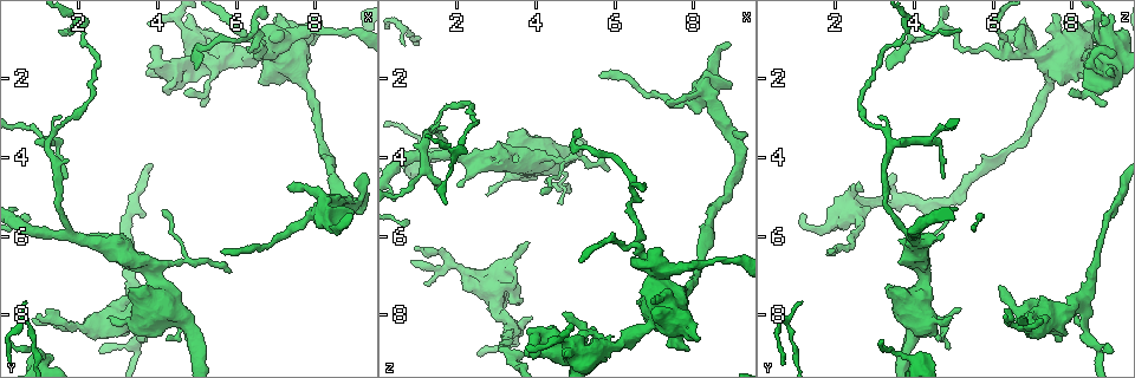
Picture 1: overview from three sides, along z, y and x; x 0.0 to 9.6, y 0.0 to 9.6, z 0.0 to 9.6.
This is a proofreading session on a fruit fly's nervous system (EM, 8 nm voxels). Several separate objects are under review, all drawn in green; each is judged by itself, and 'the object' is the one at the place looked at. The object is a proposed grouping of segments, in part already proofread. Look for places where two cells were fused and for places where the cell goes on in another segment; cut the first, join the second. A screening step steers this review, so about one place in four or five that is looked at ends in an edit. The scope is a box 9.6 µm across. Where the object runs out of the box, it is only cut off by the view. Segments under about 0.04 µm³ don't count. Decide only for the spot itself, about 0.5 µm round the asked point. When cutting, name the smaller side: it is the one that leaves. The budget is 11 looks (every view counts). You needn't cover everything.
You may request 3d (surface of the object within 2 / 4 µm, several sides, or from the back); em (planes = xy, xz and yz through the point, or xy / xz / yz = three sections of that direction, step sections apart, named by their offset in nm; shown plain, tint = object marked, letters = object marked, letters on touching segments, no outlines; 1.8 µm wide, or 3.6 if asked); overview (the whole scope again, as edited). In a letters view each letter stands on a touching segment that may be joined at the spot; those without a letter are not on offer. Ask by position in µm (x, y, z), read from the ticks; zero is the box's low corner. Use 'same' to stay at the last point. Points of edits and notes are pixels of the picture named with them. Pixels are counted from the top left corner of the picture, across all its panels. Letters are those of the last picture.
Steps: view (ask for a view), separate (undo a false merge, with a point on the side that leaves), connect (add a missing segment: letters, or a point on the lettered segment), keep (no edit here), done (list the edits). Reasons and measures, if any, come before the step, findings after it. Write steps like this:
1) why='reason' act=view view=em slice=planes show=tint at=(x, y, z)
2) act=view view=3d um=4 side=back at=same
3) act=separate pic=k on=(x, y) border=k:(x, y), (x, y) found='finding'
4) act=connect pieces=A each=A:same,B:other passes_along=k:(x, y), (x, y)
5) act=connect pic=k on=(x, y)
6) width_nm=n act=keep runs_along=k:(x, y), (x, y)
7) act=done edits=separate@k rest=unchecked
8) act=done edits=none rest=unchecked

why='narrows sharply' act=view view=em slice=planes show=tint at=(1.70, 3.15, 2.80)

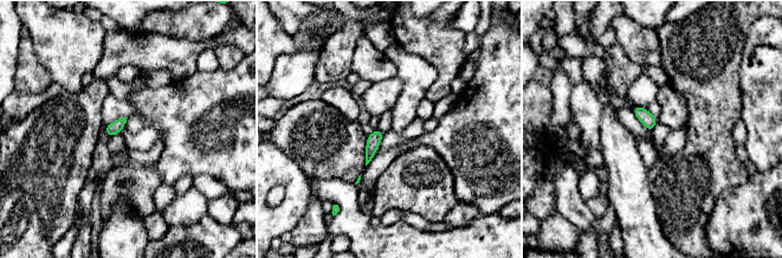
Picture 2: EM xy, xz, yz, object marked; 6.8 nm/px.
why='what lies round it' act=view view=em slice=planes show=letters at=same

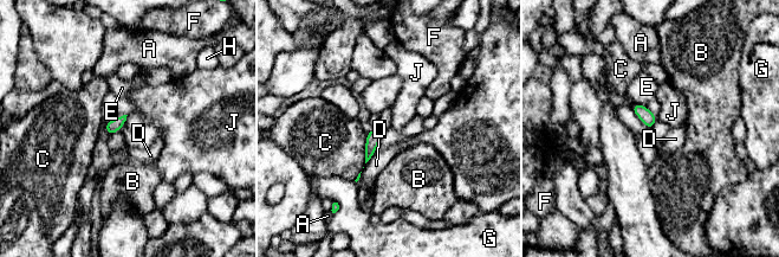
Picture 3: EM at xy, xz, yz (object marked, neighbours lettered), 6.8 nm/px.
longest_contact=C:190nm act=keep each=A:other,B:other,C:other,D:other,E:other,F:other,G:other,H:other,J:other border=3:(128, 115), (124, 123) found='all the same cell'

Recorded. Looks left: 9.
why='closes a loop' act=view view=em slice=planes show=tint at=(3.00, 6.55, 3.70)

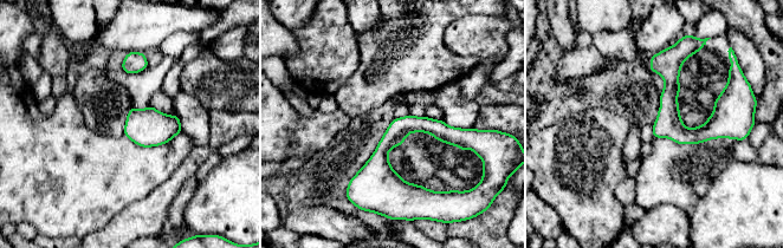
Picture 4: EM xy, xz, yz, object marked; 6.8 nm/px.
act=view view=em slice=planes show=letters at=same

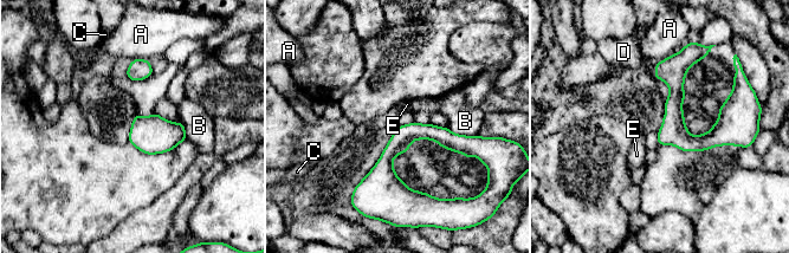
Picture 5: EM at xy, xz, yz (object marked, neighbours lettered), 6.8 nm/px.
width_nm=150 longest_contact=B:220nm act=connect pieces=D each=A:other,B:other,C:other,D:same,E:other found='it goes on there'

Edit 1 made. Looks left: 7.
why='thin end' act=view view=em slice=planes show=plain at=(5.65, 6.30, 1.90)

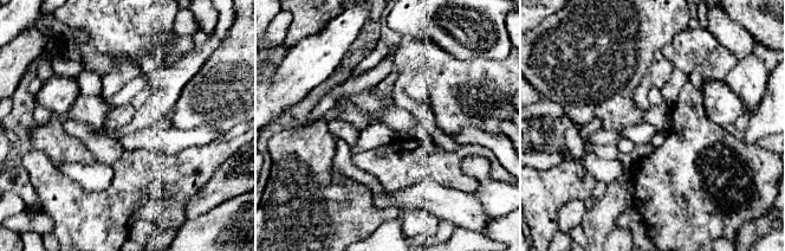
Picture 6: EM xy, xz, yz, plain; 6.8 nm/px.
act=view view=em slice=planes show=letters at=same

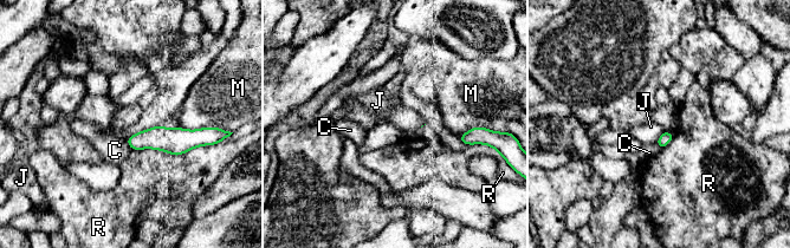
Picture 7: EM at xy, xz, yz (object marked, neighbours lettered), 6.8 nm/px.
act=keep each=C:other,J:other,M:other,R:other found='none of them fits'

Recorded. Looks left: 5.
why='see it whole again' act=view view=overview

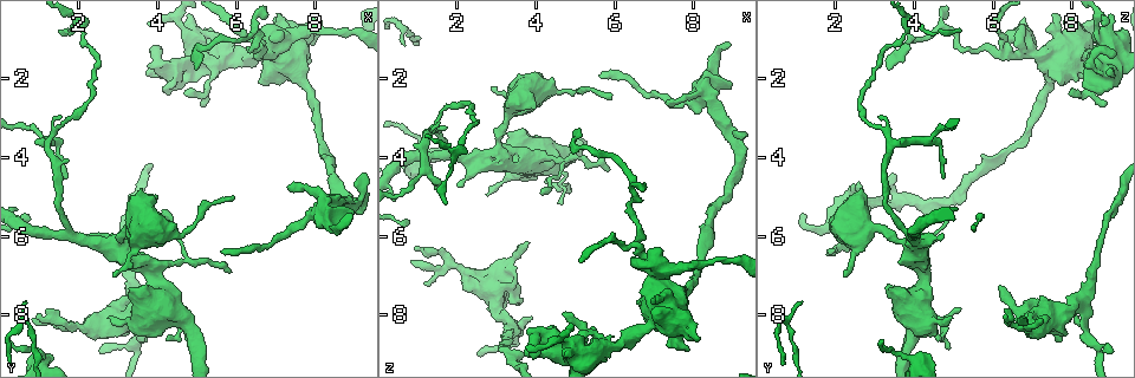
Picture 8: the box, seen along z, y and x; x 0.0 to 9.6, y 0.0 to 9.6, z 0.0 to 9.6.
why='three-way junction' act=view view=em slice=planes show=letters at=(8.10, 5.45, 2.55)

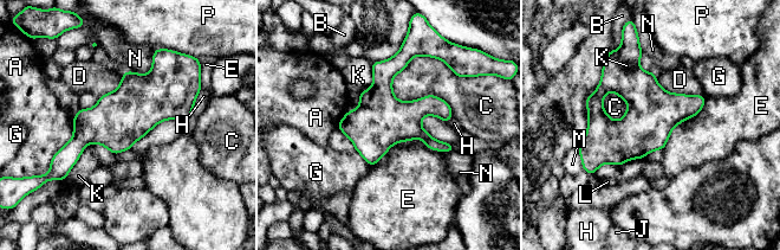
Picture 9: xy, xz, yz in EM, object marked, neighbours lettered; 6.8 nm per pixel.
longest_contact=E:500nm act=keep each=A:other,B:other,C:other,D:other,E:other,G:other,H:other,J:other,K:other,L:other,M:other,N:other,P:other border=9:(444, 151), (403, 140), (371, 166) found='continuous, no second cell'

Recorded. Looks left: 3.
act=view view=em um=3.6 slice=planes show=letters at=(1.70, 0.75, 5.20)

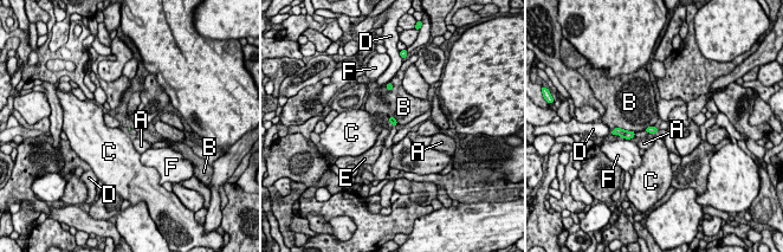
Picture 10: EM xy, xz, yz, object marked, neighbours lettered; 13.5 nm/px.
act=keep each=A:other,B:other,C:other,D:other,E:other,F:other found='no lettered segment goes on from it'

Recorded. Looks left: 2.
act=done edits=connect@5 rest=unchecked

